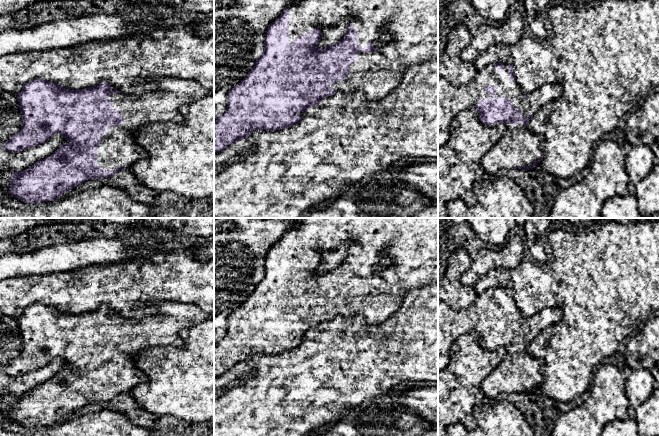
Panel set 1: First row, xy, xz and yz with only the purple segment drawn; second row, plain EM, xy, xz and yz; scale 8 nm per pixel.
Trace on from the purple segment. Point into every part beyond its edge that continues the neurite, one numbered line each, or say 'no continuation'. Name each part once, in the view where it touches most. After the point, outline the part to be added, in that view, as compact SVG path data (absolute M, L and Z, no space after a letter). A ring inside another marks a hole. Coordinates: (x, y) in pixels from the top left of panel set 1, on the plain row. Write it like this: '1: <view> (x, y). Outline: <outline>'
1: xy (160, 326). Outline: M163 301L141 315L140 319L120 316L111 318L109 324L114 334L120 334L125 343L120 350L110 350L107 358L101 359L101 368L97 371L97 389L103 394L117 394L119 390L130 393L136 386L148 382L147 375L137 366L136 356L144 350L159 346L181 348L183 341L179 335L181 329L196 326L209 318L197 305Z

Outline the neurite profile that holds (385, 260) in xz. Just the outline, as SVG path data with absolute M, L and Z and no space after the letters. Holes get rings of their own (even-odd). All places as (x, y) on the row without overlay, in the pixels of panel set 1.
M385 250L380 254L378 264L373 269L374 270L380 270L380 269L383 269L383 268L390 266L391 264L392 264L392 259L389 256L388 251Z

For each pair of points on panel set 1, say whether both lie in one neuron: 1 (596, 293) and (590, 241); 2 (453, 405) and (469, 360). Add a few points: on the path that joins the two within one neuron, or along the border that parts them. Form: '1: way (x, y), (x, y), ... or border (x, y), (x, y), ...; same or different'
1: way (597, 280), (590, 272), (590, 254); same
2: way (452, 394), (466, 371); same

